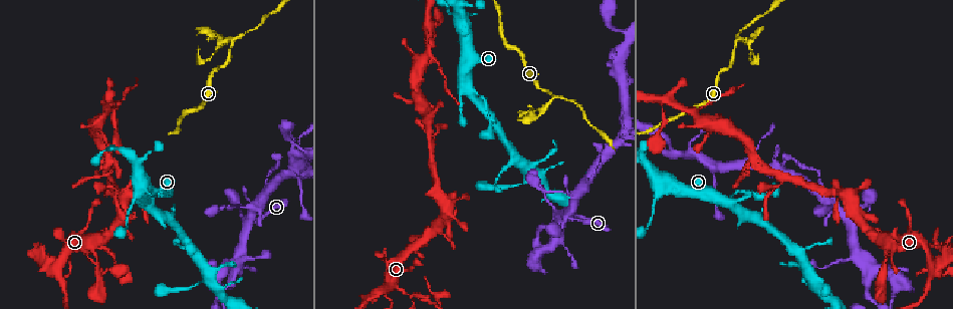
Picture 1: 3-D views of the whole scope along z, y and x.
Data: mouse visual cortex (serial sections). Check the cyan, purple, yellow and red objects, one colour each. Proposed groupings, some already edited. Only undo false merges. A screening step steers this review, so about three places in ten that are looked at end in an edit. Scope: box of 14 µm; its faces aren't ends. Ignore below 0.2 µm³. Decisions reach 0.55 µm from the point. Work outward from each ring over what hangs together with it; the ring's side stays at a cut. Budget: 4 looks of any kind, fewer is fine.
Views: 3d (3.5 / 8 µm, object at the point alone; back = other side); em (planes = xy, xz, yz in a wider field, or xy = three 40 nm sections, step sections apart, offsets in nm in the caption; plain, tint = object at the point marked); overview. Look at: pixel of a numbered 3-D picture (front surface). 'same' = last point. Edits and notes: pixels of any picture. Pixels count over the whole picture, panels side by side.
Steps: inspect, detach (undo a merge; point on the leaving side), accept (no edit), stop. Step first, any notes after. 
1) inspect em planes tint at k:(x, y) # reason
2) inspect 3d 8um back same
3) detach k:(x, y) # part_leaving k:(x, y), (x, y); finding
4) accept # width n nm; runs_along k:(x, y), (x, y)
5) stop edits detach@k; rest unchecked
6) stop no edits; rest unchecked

inspect 3d 3.5um at 1:(735, 46) # a narrow waist

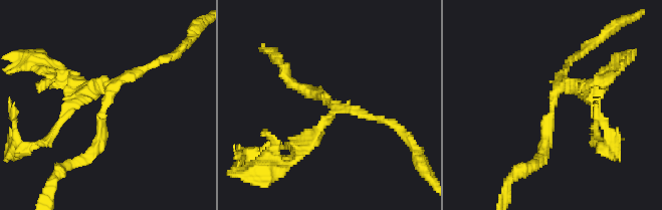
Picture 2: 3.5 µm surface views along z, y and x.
accept # runs_along 2:(537, 162), (556, 91), (595, 91); all the same cell

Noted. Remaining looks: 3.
inspect 3d 3.5um at 1:(932, 245)

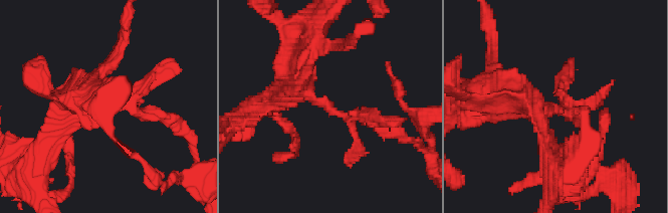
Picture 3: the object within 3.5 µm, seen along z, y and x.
inspect em xy step 3 tint at 3:(555, 108)

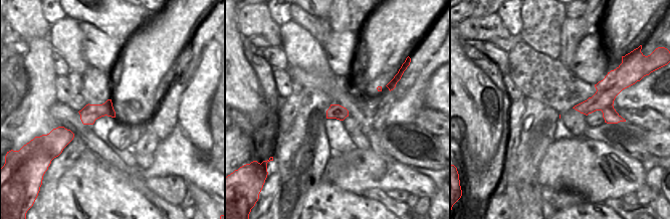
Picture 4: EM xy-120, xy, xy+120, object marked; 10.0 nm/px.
detach 3:(169, 116) # part_leaving 3:(132, 109), (163, 115), (191, 145), (197, 164); two cells meet here

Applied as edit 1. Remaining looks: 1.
stop edits detach@3; rest unchecked

